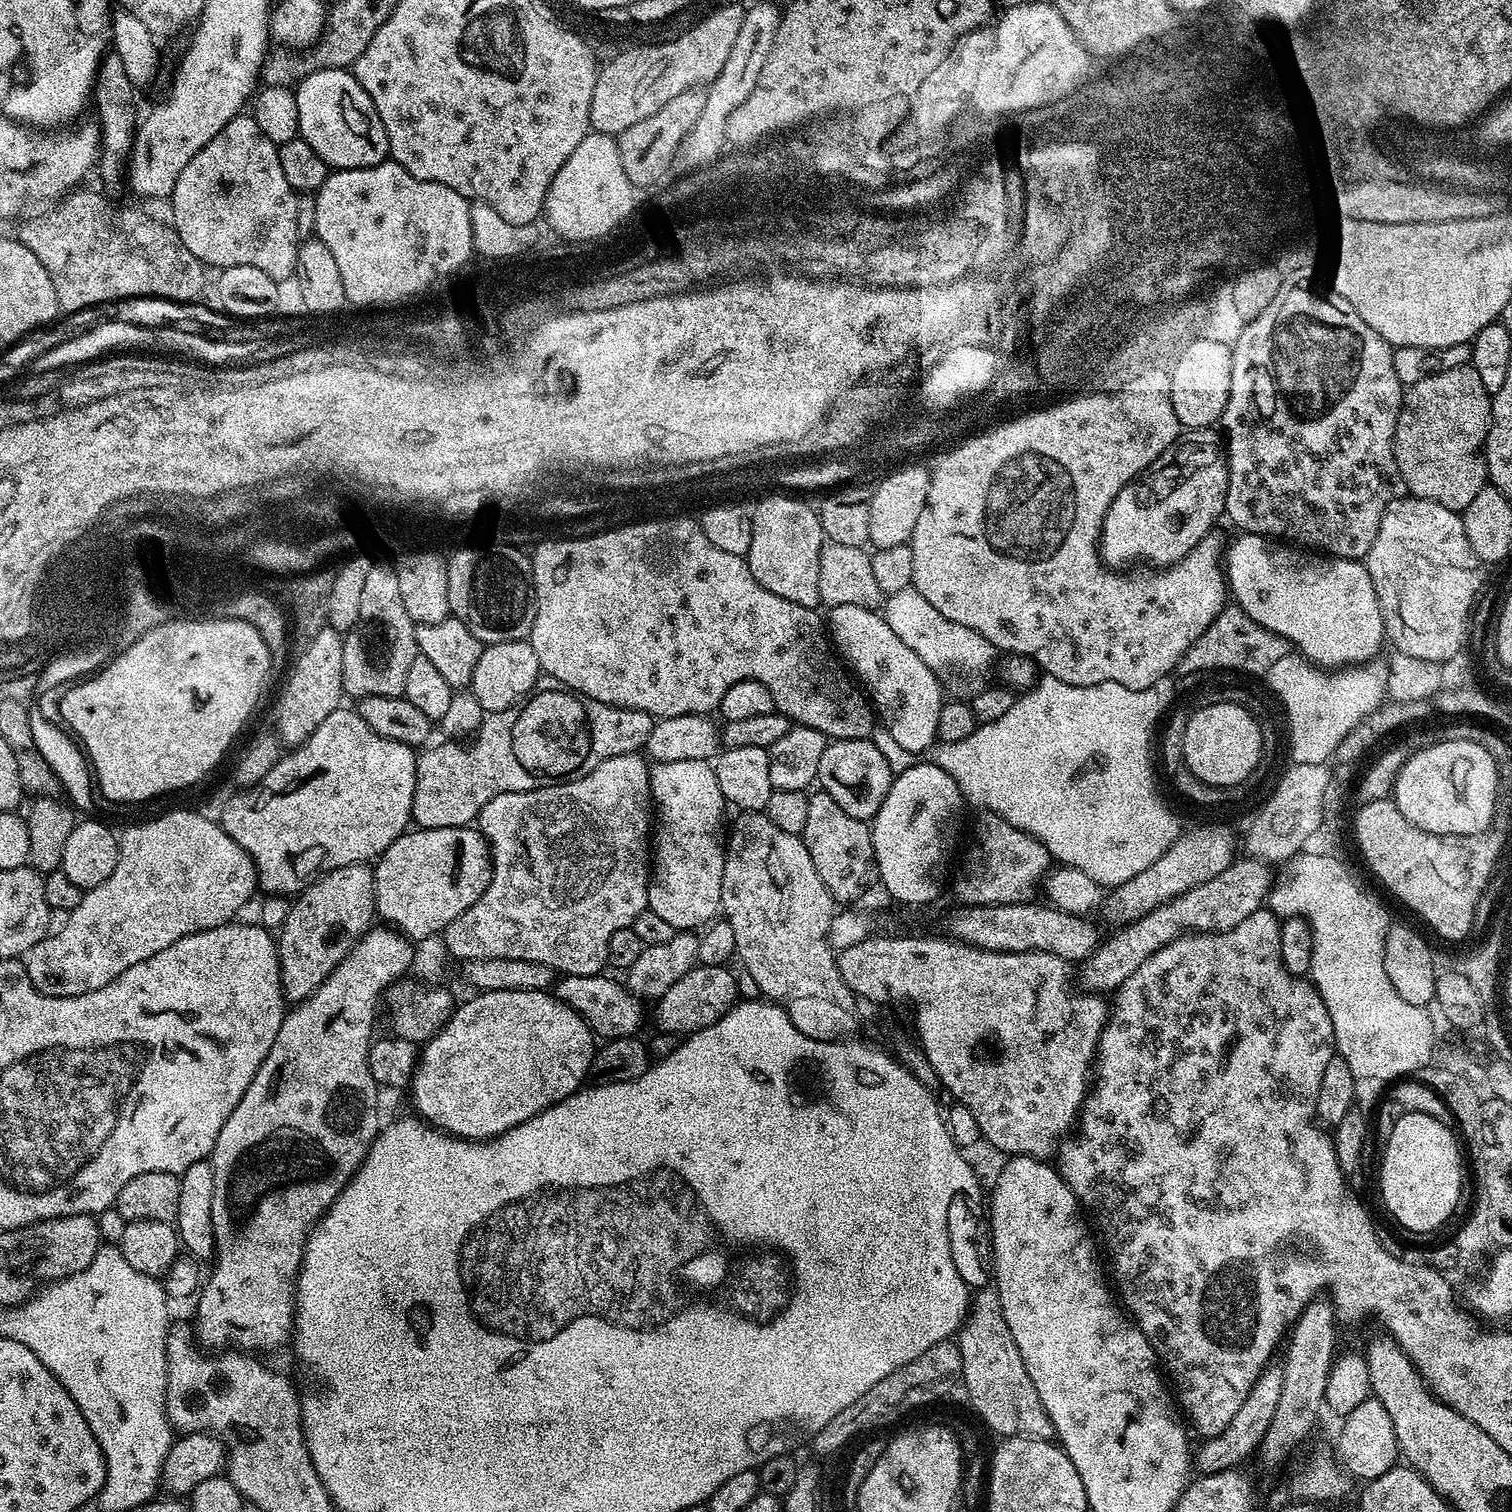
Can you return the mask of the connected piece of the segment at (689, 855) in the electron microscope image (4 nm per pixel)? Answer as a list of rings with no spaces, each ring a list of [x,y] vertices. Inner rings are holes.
[[[687,760],[686,762],[662,762],[661,764],[653,763],[648,773],[650,778],[650,790],[652,791],[652,803],[654,805],[654,867],[650,872],[650,879],[648,882],[648,908],[654,914],[658,914],[661,918],[670,922],[670,926],[674,926],[677,930],[700,930],[705,926],[711,925],[717,919],[718,913],[721,911],[720,899],[722,898],[722,866],[724,865],[724,850],[726,847],[725,841],[722,839],[722,832],[720,836],[720,827],[724,824],[724,808],[726,809],[726,801],[722,790],[718,790],[718,778],[716,777],[716,769],[707,760]]]

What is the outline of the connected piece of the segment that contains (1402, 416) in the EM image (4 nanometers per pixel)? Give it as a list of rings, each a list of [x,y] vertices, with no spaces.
[[[1471,364],[1435,372],[1422,382],[1407,385],[1394,434],[1394,458],[1398,462],[1405,489],[1413,496],[1438,502],[1438,506],[1446,506],[1446,510],[1463,513],[1478,490],[1489,483],[1488,467],[1482,449],[1491,420],[1492,396],[1486,386],[1482,386],[1482,378],[1478,378],[1478,370],[1474,370]]]

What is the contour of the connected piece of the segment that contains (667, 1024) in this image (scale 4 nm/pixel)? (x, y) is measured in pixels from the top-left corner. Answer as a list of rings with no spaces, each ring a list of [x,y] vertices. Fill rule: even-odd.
[[[697,963],[666,994],[662,994],[659,1000],[655,1001],[656,1028],[661,1032],[671,1032],[677,1038],[687,1037],[693,1032],[701,1032],[708,1028],[718,1018],[725,1016],[732,1005],[737,1003],[736,980],[732,977],[731,967],[725,965],[702,965]]]

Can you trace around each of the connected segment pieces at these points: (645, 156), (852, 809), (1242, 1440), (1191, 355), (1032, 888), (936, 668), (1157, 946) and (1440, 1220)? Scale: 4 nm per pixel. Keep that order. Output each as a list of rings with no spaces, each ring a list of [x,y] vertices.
[[[703,87],[682,90],[682,94],[670,98],[662,110],[654,110],[650,118],[642,118],[642,122],[634,122],[634,126],[618,133],[615,142],[633,184],[656,184],[667,174],[668,167],[671,169],[675,165],[678,146],[682,146],[690,130],[694,130],[694,122],[698,122],[704,107],[706,91]]]
[[[871,739],[832,740],[826,750],[822,750],[822,762],[818,762],[816,779],[822,791],[830,794],[830,798],[834,798],[834,802],[838,802],[838,806],[850,814],[850,818],[868,822],[882,806],[894,774],[890,766],[886,766],[886,758],[882,758]]]
[[[1269,1366],[1256,1380],[1242,1406],[1238,1406],[1238,1414],[1234,1414],[1234,1422],[1222,1430],[1222,1434],[1207,1437],[1201,1448],[1194,1452],[1194,1460],[1201,1473],[1225,1472],[1231,1468],[1239,1469],[1243,1460],[1257,1455],[1262,1438],[1269,1428],[1270,1422],[1274,1422],[1274,1410],[1278,1410],[1278,1400],[1282,1398],[1282,1380],[1284,1369],[1280,1366]]]
[[[1209,338],[1190,342],[1170,369],[1172,409],[1181,429],[1211,428],[1226,410],[1230,398],[1230,366],[1232,349],[1227,343]]]
[[[981,811],[979,813],[980,817],[976,820],[976,833],[972,836],[972,845],[968,848],[968,853],[964,856],[964,865],[956,872],[956,881],[951,881],[950,888],[956,891],[956,896],[961,900],[960,904],[964,906],[991,906],[993,904],[1022,904],[1033,899],[1032,896],[1041,887],[1042,881],[1047,877],[1050,871],[1050,857],[1046,846],[1042,846],[1042,842],[1038,842],[1030,834],[1026,834],[1022,830],[1018,830],[1014,826],[1010,826],[1010,822],[1006,822],[998,814],[993,812]]]
[[[914,587],[903,588],[891,593],[883,601],[882,615],[890,629],[898,634],[902,642],[914,650],[918,657],[937,674],[958,672],[968,680],[976,680],[984,676],[992,668],[992,663],[998,659],[996,648],[982,634],[970,630],[966,626],[958,626],[958,622],[950,622],[918,594]]]
[[[1237,858],[1233,860],[1229,868],[1222,870],[1222,874],[1210,878],[1210,882],[1202,882],[1202,886],[1194,886],[1194,890],[1186,890],[1186,894],[1182,894],[1165,904],[1160,904],[1154,910],[1150,910],[1150,914],[1133,920],[1130,924],[1123,925],[1118,931],[1115,931],[1118,933],[1115,934],[1109,944],[1108,941],[1101,943],[1100,947],[1085,957],[1079,965],[1079,987],[1085,992],[1115,993],[1120,984],[1126,982],[1126,978],[1130,978],[1130,974],[1134,974],[1134,970],[1138,970],[1138,966],[1142,966],[1142,962],[1146,962],[1146,958],[1150,958],[1150,954],[1162,950],[1162,946],[1174,942],[1178,937],[1198,932],[1225,932],[1234,926],[1238,926],[1238,922],[1242,922],[1242,918],[1250,918],[1250,914],[1254,914],[1258,909],[1265,907],[1269,892],[1274,885],[1274,876],[1273,874],[1271,876],[1268,872],[1271,872],[1269,865],[1262,860]]]
[[[1404,1112],[1394,1126],[1390,1138],[1383,1141],[1384,1157],[1380,1160],[1380,1196],[1388,1212],[1404,1228],[1412,1232],[1432,1232],[1440,1228],[1452,1216],[1460,1200],[1460,1183],[1464,1180],[1464,1168],[1460,1165],[1462,1144],[1457,1133],[1449,1125],[1434,1122],[1430,1114]]]

